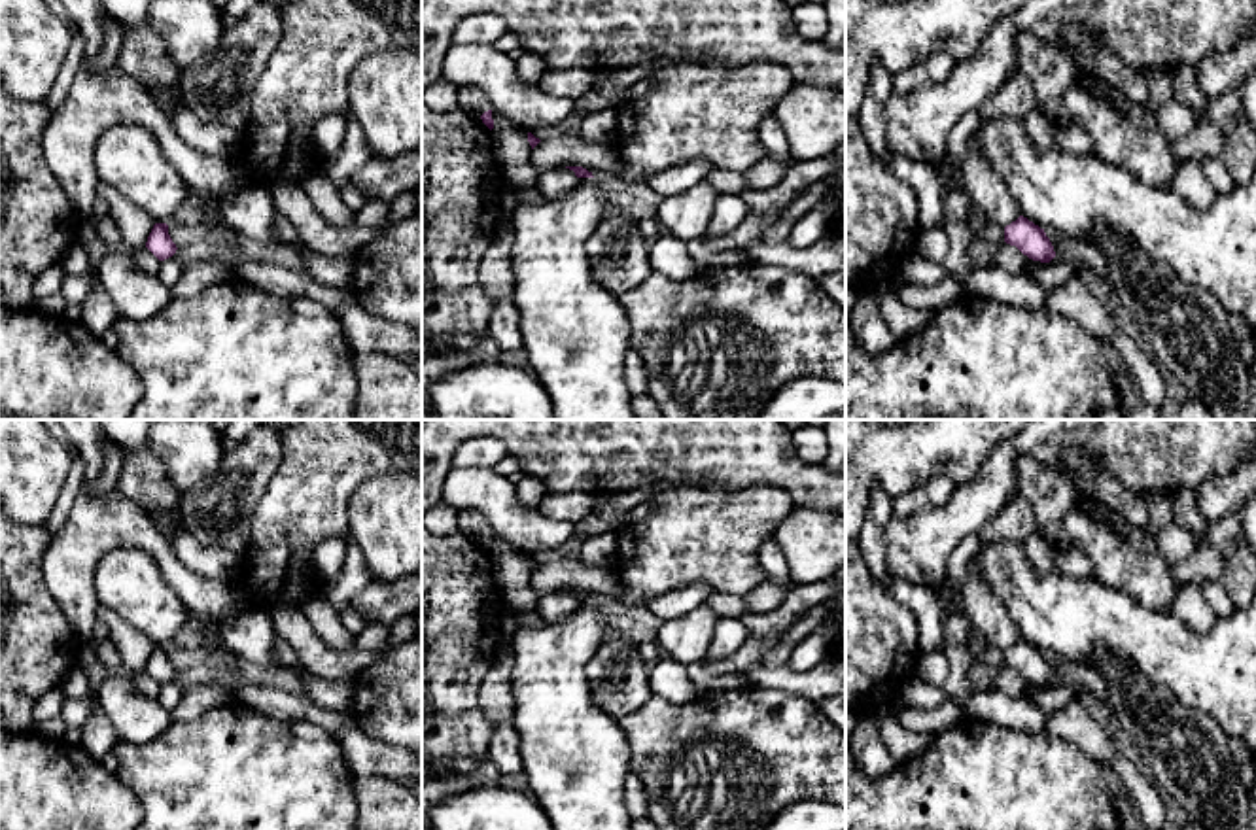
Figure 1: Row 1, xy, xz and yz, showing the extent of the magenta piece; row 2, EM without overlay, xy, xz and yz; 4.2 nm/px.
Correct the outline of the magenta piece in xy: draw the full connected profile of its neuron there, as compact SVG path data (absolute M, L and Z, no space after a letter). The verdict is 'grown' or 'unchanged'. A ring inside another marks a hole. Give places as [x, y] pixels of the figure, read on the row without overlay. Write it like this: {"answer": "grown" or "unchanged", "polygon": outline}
{"answer": "unchanged", "polygon": "M155 647L146 671L159 683L165 684L168 681L172 681L176 677L176 667L172 666L170 658L168 658L168 648L166 647Z"}

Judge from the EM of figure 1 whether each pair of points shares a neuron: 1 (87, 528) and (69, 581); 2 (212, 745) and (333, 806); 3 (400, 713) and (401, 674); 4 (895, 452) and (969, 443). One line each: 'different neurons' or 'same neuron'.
1: same neuron
2: same neuron
3: same neuron
4: same neuron

